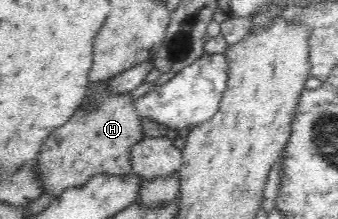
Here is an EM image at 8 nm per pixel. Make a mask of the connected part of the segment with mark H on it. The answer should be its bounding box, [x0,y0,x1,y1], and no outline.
[35,81,144,200]

